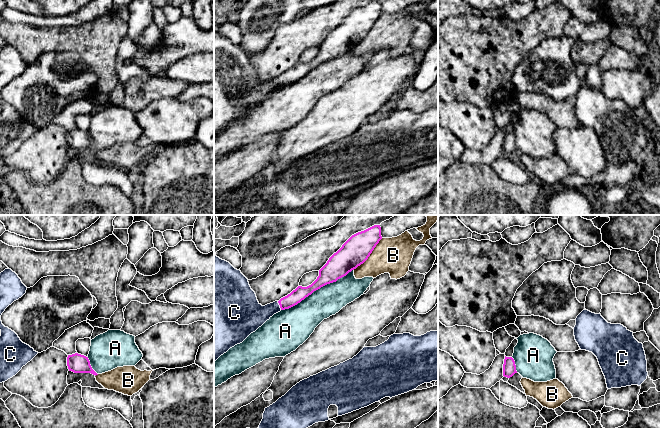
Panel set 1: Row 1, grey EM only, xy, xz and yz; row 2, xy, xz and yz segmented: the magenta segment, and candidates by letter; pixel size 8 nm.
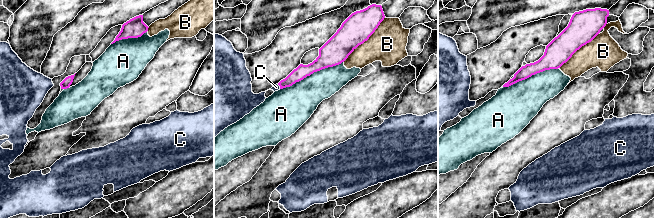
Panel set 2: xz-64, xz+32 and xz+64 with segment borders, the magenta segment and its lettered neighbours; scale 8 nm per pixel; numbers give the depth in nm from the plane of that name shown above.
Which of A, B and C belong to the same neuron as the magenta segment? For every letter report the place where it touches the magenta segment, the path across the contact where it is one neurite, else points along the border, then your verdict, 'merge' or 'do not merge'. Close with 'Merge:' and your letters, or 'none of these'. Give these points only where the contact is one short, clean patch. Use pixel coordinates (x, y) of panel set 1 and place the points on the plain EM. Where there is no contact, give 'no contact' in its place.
A: xz (317, 65) | do not merge
B: xz (369, 31) | do not merge
C: xz (279, 80) | across xz (300, 69), (289, 77), (279, 80), (261, 90), (250, 91) | merge
Merge: C

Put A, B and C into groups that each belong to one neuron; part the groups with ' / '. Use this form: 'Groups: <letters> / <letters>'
Groups: A / B / C

